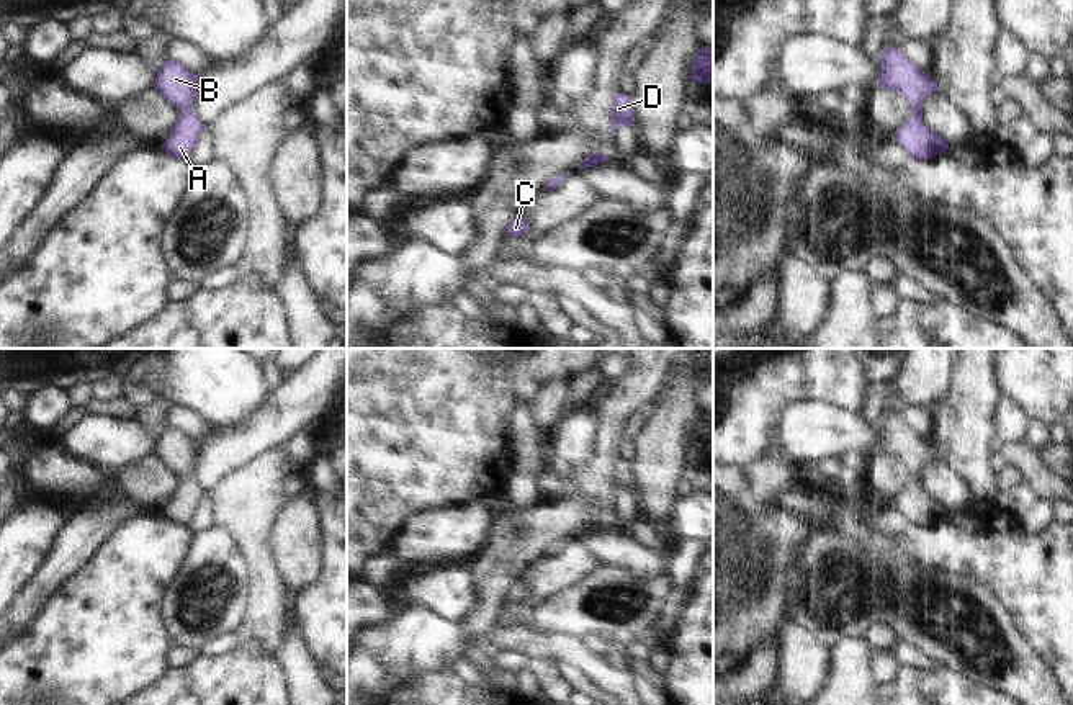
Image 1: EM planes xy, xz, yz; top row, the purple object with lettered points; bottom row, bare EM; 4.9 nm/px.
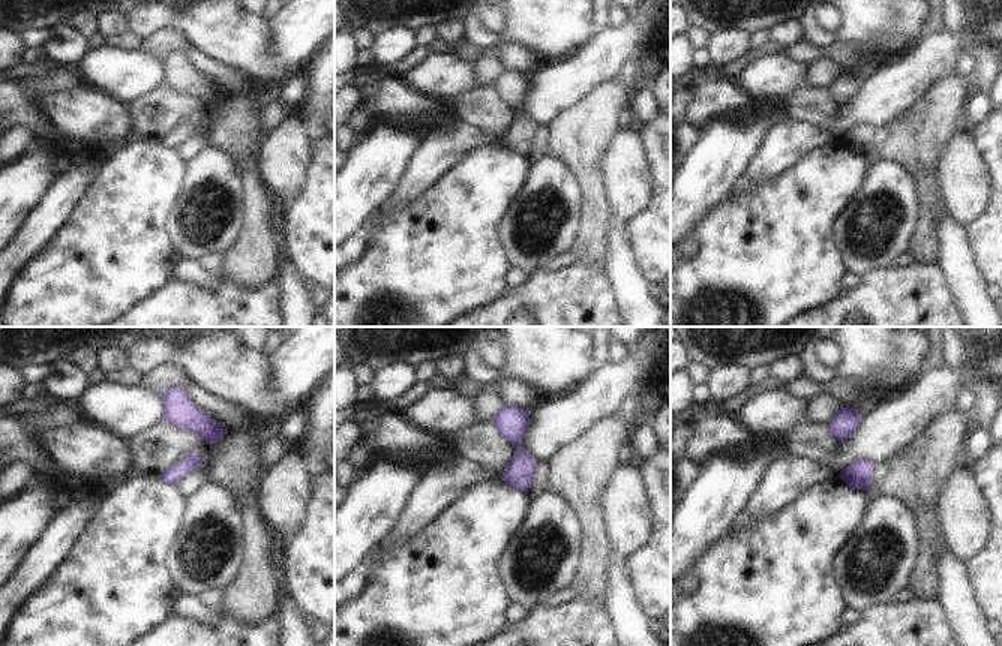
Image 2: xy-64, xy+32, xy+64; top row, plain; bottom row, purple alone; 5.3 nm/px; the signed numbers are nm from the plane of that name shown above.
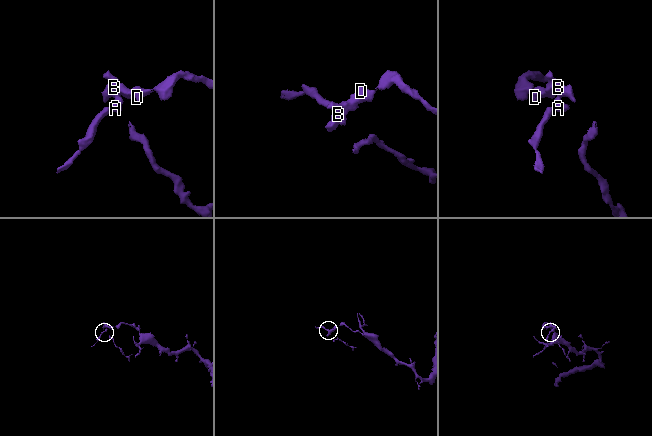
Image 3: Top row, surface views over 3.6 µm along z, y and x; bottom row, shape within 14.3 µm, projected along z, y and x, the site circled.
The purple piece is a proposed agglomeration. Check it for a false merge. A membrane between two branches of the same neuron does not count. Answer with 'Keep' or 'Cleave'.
Keep.

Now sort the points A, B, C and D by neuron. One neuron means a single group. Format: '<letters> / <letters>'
A B C D

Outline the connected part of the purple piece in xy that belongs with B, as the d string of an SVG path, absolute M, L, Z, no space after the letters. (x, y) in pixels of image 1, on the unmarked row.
M165 427L154 448L159 460L180 478L168 504L160 512L177 525L185 525L193 517L204 496L193 478L198 450L200 440L193 440L183 430L173 427Z

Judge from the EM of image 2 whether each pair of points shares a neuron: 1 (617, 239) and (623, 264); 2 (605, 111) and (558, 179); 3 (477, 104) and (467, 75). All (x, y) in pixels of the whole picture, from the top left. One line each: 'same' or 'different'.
1: same
2: different
3: different

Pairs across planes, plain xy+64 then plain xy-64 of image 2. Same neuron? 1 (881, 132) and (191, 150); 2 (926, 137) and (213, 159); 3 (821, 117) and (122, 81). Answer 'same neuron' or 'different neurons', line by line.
1: same neuron
2: different neurons
3: different neurons

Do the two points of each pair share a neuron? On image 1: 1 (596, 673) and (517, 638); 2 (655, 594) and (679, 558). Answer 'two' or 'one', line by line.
1: one
2: two

